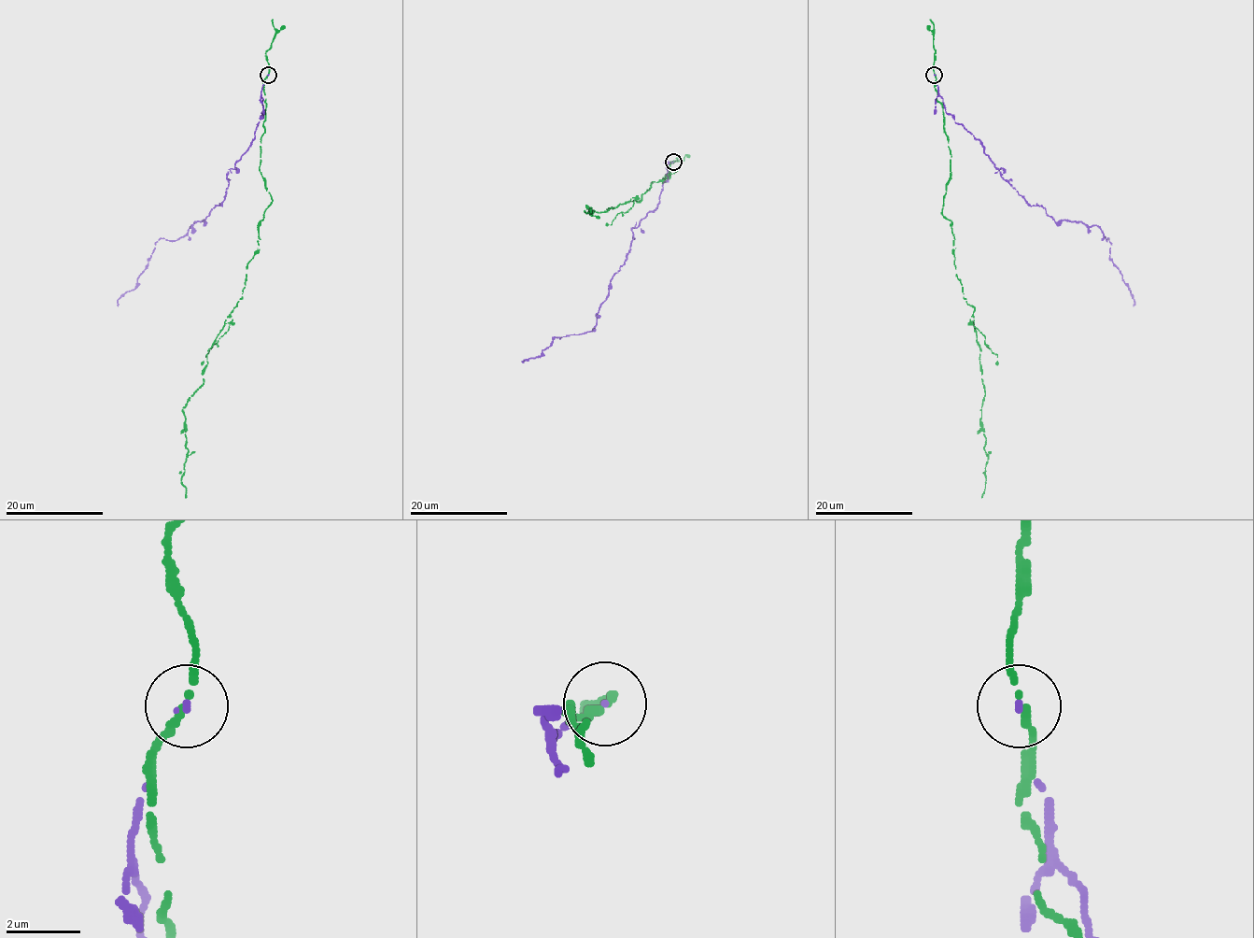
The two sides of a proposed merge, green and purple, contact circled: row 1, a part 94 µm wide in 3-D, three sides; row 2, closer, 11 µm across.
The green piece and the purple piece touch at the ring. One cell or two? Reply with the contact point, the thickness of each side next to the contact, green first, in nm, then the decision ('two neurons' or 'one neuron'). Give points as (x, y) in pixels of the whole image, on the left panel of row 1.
place (268, 75); calibres 180 and 110 nm; two neurons

